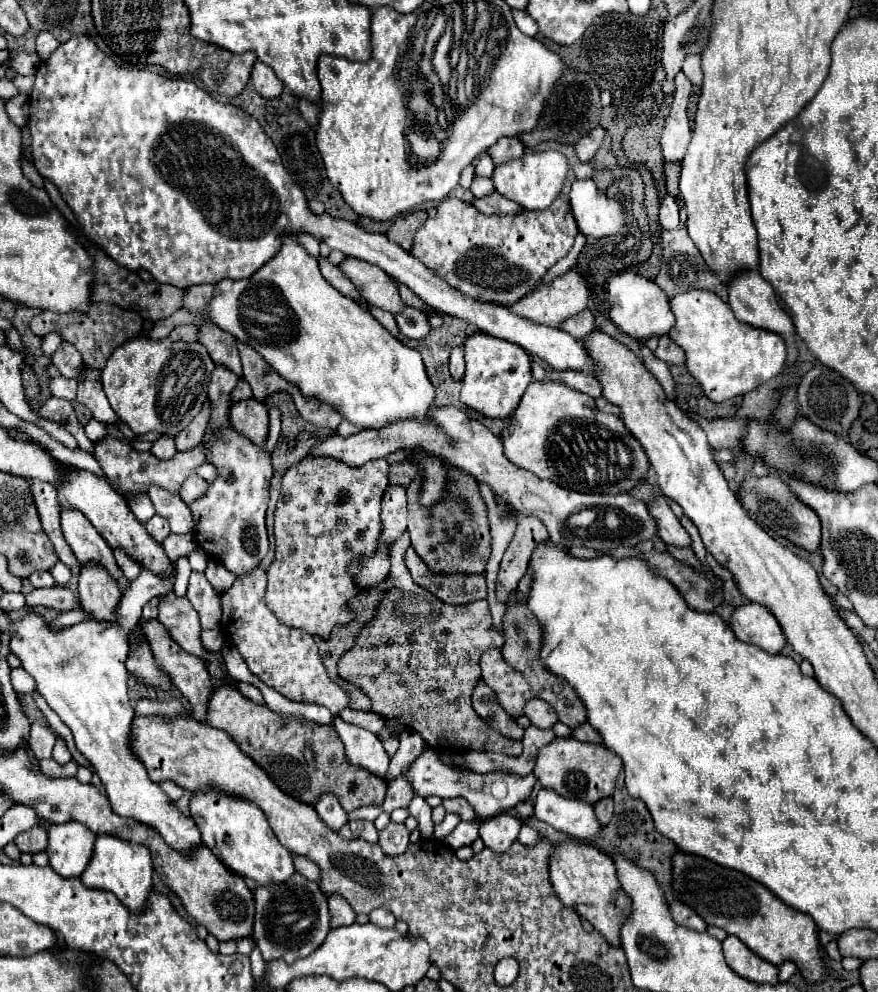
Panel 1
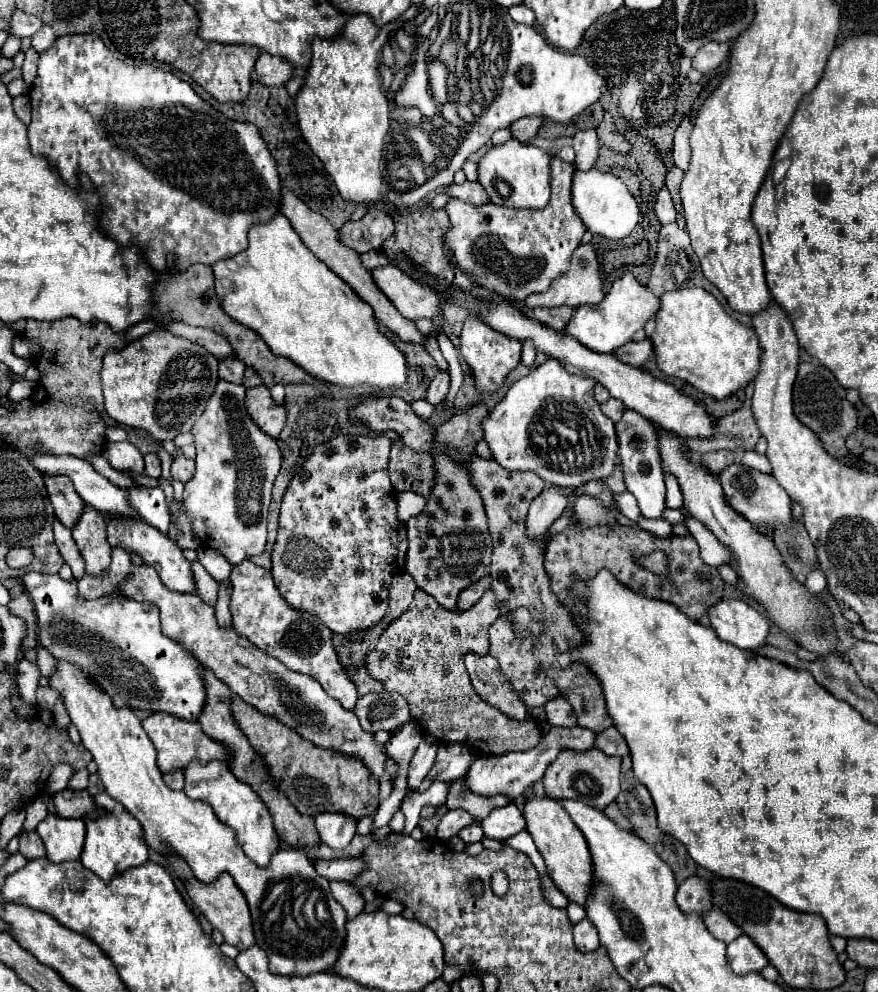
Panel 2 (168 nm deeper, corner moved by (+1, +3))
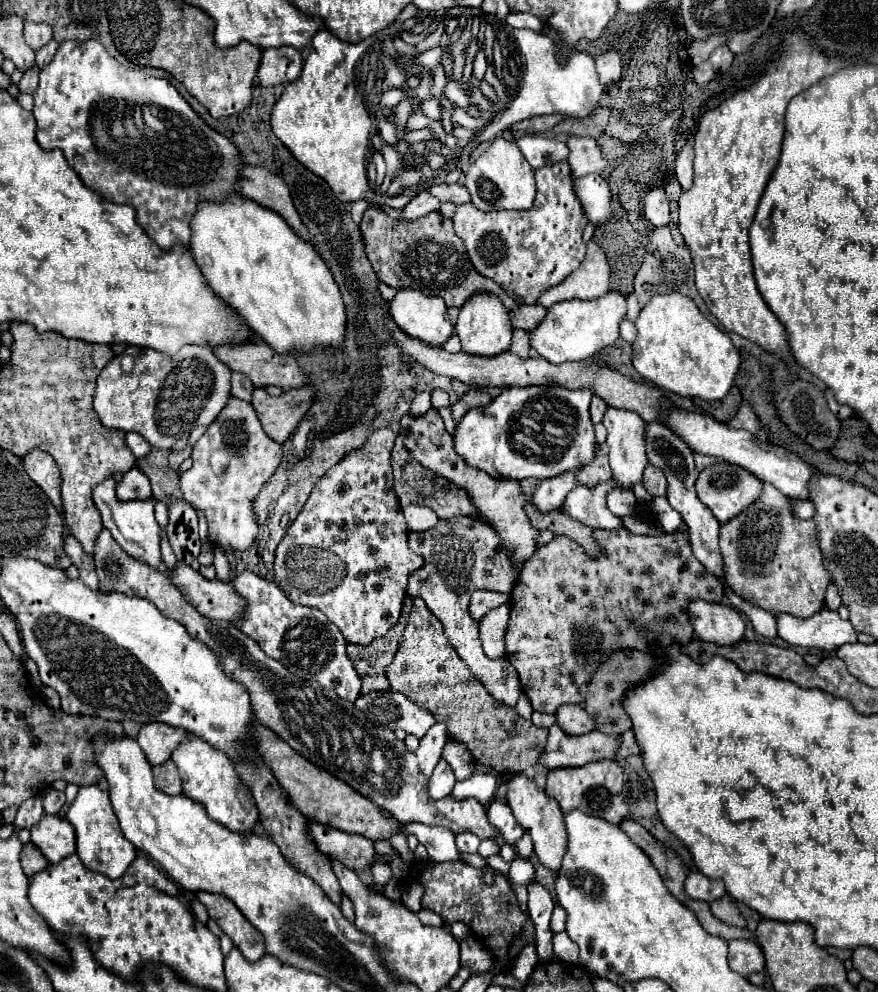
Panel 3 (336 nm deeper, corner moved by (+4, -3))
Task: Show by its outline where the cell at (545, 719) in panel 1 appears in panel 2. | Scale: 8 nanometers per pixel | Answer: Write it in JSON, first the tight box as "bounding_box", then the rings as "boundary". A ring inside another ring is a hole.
{"bounding_box":[543,697,577,727],"boundary":[[[555,697],[555,699],[547,701],[543,707],[545,707],[545,715],[547,715],[549,725],[555,725],[555,727],[573,727],[573,725],[577,725],[575,717],[573,717],[573,709],[563,697]]]}

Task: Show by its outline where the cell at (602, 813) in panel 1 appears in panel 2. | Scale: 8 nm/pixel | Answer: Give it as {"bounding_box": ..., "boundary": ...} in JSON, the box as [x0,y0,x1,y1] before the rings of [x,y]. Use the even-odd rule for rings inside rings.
{"bounding_box":[603,803,631,829],"boundary":[[[609,803],[605,809],[603,809],[603,813],[607,813],[607,817],[611,819],[611,821],[615,821],[619,827],[623,827],[623,829],[631,829],[631,823],[621,815],[621,811],[619,811],[619,807],[615,805],[615,803]]]}

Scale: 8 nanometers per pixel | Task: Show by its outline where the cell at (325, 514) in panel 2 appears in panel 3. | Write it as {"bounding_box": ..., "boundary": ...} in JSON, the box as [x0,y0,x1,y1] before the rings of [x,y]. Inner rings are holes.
{"bounding_box":[276,429,422,645],"boundary":[[[378,429],[368,435],[360,449],[348,453],[336,467],[332,467],[332,471],[316,483],[304,509],[276,549],[276,585],[288,595],[288,599],[294,599],[294,603],[320,609],[342,631],[346,641],[356,645],[370,645],[398,623],[408,577],[422,565],[422,559],[408,547],[408,525],[392,489],[392,445],[392,429]]]}

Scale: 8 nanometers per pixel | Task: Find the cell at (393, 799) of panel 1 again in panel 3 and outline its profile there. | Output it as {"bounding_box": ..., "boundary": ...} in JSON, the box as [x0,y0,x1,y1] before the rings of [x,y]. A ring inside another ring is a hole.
{"bounding_box":[416,723,448,777],"boundary":[[[436,723],[434,727],[428,729],[428,733],[420,739],[420,747],[416,751],[418,761],[420,761],[420,771],[430,777],[432,769],[436,767],[436,763],[442,757],[442,749],[448,741],[448,729],[446,723]]]}

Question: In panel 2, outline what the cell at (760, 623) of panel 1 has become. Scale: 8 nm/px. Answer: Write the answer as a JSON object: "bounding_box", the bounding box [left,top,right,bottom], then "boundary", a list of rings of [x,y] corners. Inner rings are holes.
{"bounding_box":[709,599,769,651],"boundary":[[[723,599],[723,601],[719,601],[717,605],[713,605],[709,609],[709,619],[711,619],[711,625],[717,629],[719,639],[723,639],[727,643],[733,643],[739,649],[755,651],[755,649],[763,647],[763,643],[767,645],[769,621],[759,611],[755,611],[751,605],[747,605],[741,599]]]}

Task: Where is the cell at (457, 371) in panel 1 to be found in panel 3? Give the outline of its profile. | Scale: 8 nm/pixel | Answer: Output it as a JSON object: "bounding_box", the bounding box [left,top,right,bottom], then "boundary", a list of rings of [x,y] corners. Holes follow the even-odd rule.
{"bounding_box":[410,391,432,417],"boundary":[[[424,391],[424,393],[416,395],[416,399],[412,401],[412,405],[410,405],[410,415],[412,415],[412,417],[418,417],[418,415],[426,413],[430,407],[432,407],[432,405],[430,405],[430,393]]]}

